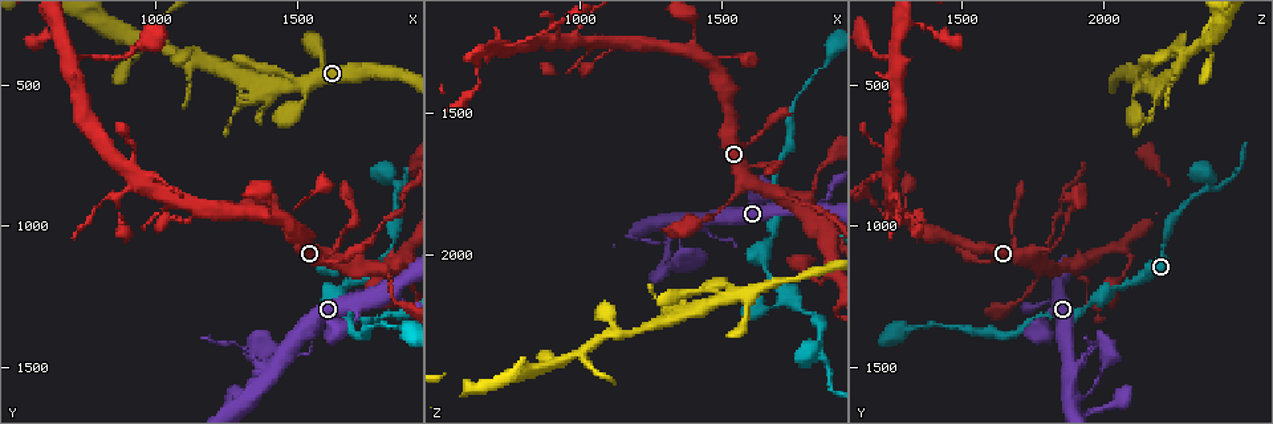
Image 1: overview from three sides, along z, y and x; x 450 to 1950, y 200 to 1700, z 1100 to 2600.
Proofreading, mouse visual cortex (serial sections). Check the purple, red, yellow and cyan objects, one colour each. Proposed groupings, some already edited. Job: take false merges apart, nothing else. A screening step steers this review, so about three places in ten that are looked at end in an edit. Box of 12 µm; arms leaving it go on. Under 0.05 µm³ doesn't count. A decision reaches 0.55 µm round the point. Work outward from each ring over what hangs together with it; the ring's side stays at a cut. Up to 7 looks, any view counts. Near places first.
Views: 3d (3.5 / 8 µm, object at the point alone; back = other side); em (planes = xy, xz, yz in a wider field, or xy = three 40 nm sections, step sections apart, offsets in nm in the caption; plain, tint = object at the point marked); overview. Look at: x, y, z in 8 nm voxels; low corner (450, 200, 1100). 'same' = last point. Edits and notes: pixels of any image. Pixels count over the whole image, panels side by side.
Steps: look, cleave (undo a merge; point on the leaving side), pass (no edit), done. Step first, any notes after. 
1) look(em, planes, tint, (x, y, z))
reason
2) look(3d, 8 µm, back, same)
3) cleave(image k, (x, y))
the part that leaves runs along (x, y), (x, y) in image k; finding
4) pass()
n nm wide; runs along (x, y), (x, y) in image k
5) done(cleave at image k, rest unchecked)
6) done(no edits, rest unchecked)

look(3d, 8 µm, (1720, 1170, 2140))
three-way junction

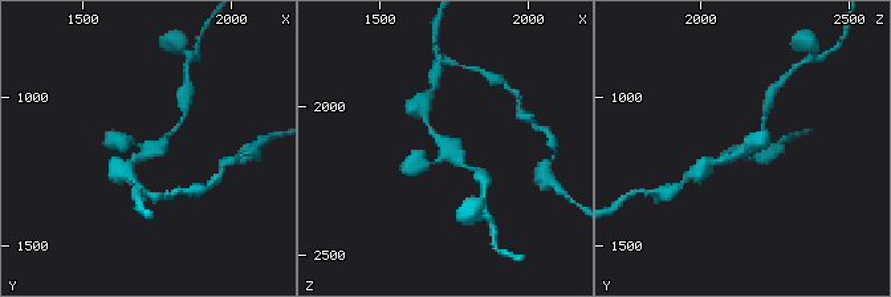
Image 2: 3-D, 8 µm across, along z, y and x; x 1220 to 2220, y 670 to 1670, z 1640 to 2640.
look(em, xy, step 3, tint, (1720, 1190, 2140))
3 arms; arms of 200, 200, 200 nm

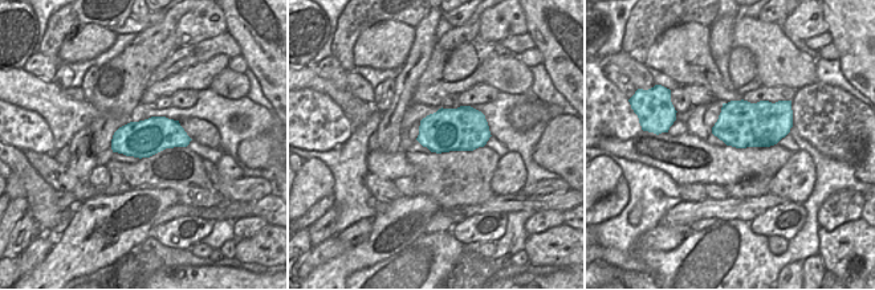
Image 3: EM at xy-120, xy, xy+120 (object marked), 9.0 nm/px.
pass()
400 nm wide; runs along (760, 141), (739, 155), (715, 162) in image 2; one cell here

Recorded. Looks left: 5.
look(3d, 8 µm, (1350, 1600, 1900))
two arms at a narrow angle

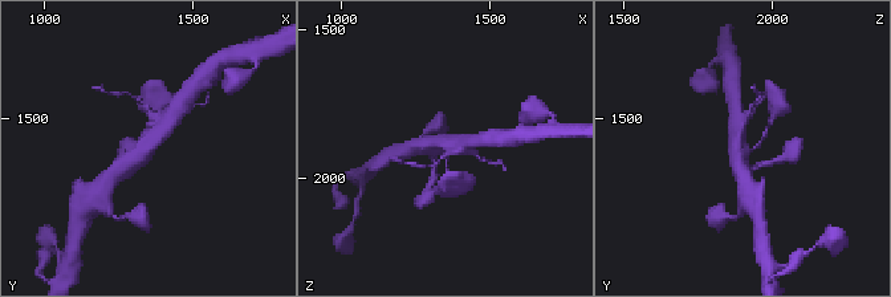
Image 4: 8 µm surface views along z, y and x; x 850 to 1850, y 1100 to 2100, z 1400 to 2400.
look(3d, 3.5 µm, (1340, 1610, 1890))

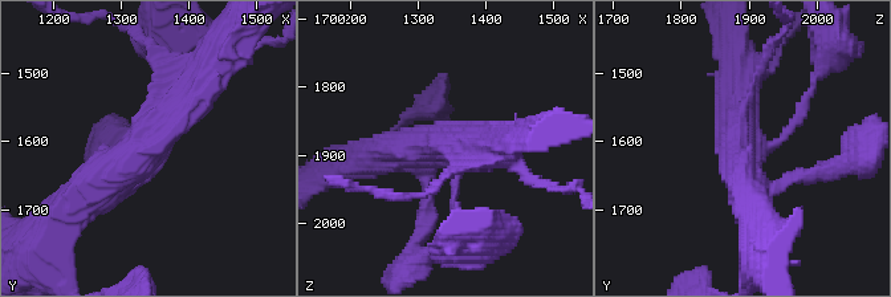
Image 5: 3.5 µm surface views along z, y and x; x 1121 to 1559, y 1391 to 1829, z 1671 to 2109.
look(em, xy, step 3, tint, (1345, 1600, 1885))
4 arms; arms of 100, 200, 400, 450 nm; shape alone is not enough

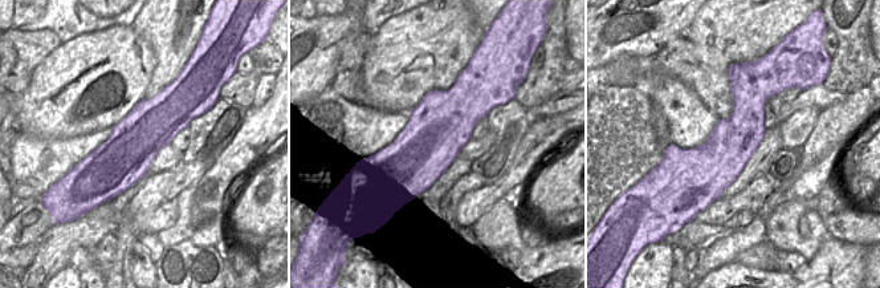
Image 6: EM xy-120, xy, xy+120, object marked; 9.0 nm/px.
pass()
runs along (210, 73), (125, 170), (129, 183) in image 5; one cell here

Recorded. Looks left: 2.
look(3d, 3.5 µm, (1760, 1050, 1790))
calibre changes

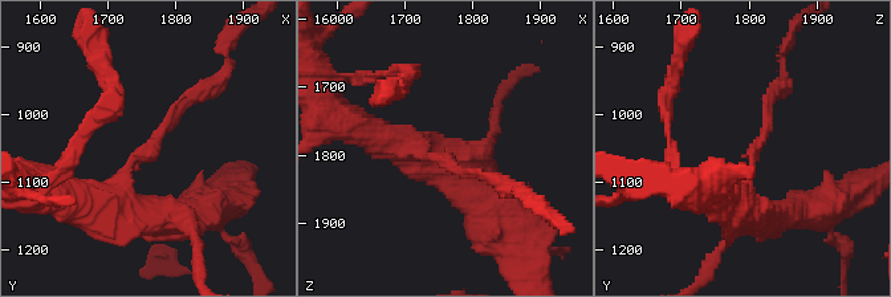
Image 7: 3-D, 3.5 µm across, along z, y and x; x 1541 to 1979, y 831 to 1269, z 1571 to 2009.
look(em, xy, step 3, tint, (1750, 1055, 1800))
now the EM

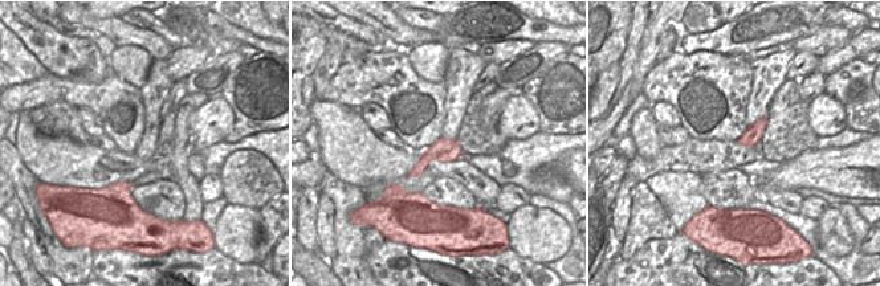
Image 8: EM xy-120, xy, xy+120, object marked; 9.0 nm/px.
cleave(image 7, (170, 122))
arms of 150, 450 nm; two cells meet here

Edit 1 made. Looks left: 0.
done(cleave at image 7, rest unchecked)

